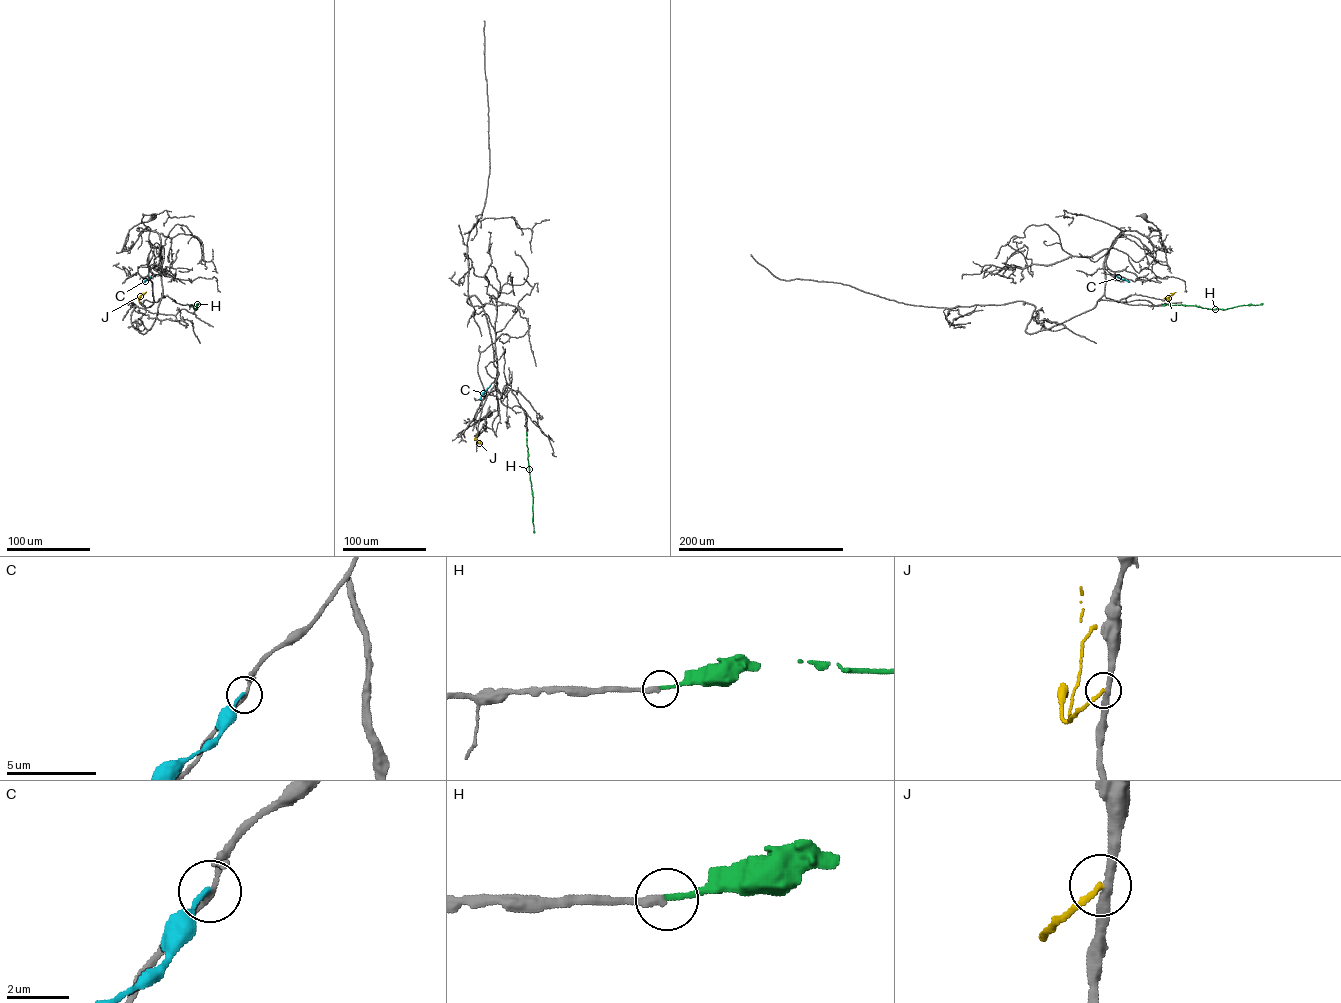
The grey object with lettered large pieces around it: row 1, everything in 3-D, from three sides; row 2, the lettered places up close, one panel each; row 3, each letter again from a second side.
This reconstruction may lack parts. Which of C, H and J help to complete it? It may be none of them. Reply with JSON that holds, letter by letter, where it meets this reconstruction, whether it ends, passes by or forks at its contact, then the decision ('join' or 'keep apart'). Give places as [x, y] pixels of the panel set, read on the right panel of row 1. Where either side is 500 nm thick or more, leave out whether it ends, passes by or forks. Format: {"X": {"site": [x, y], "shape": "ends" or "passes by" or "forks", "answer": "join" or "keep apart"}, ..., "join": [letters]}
{"C": {"site": [1115, 275], "shape": "ends", "answer": "keep apart"}, "H": {"site": [1161, 306], "shape": "ends", "answer": "join"}, "J": {"site": [1168, 304], "shape": "ends", "answer": "keep apart"}, "join": ["H"]}

